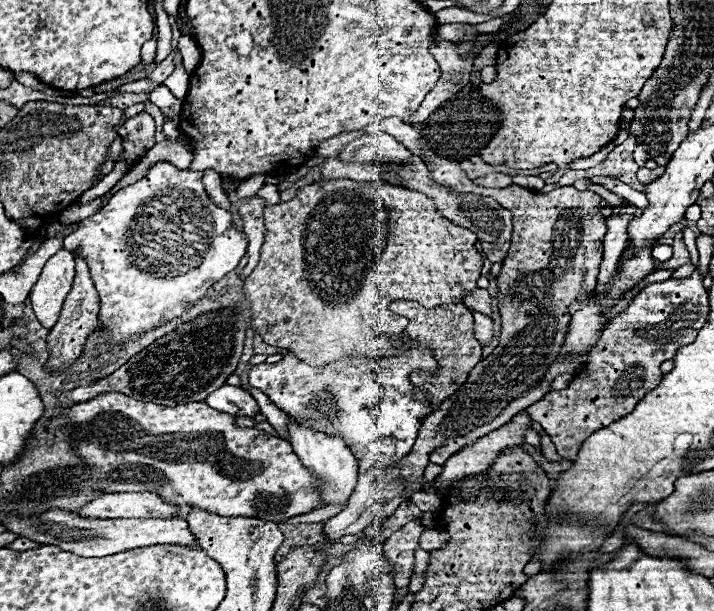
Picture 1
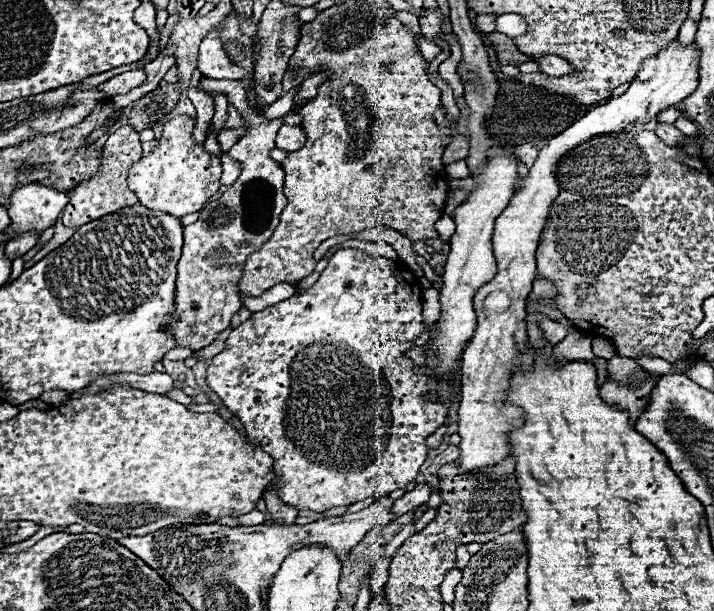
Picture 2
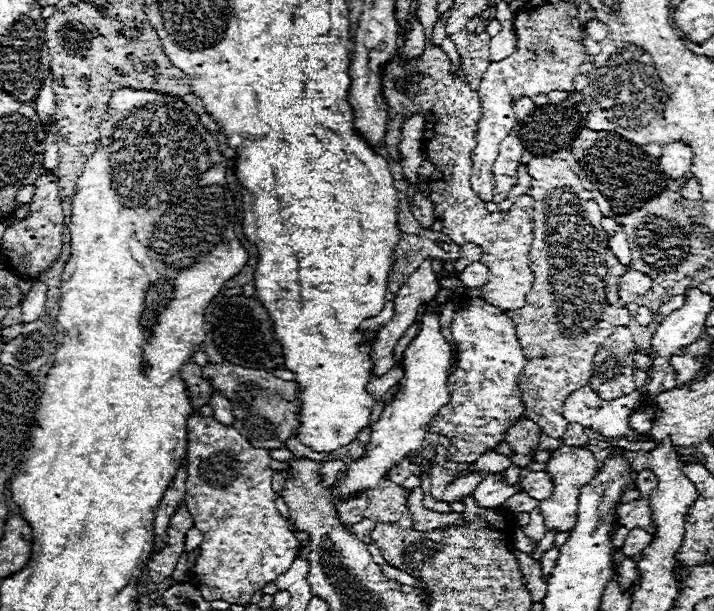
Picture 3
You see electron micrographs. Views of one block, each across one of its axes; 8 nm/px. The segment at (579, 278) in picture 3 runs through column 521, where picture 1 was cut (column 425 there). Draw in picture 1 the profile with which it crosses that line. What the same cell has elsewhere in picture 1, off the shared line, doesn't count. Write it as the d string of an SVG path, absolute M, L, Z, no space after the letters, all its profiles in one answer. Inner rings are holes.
M398 300L390 304L390 310L398 316L404 316L410 320L406 326L404 334L408 340L420 342L424 346L432 346L434 356L438 360L438 370L436 372L412 372L410 382L418 390L426 390L426 398L430 400L432 408L436 410L448 396L452 396L460 384L466 382L470 370L482 360L482 346L474 336L474 318L472 310L466 308L462 302L458 304L444 304L436 308L424 308L418 302L410 300Z

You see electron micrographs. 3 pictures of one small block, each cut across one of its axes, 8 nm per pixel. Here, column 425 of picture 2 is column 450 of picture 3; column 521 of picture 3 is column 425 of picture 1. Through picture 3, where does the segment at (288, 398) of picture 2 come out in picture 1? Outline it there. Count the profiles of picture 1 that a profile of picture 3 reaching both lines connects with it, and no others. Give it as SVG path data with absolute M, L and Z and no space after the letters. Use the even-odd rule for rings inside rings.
M404 334L390 336L390 340L392 356L386 358L344 358L316 368L288 354L278 364L252 366L248 382L268 394L300 426L328 436L342 436L358 460L360 474L376 466L396 466L412 450L424 418L432 414L424 392L412 388L408 376L412 372L436 372L438 364L428 346L410 346Z

